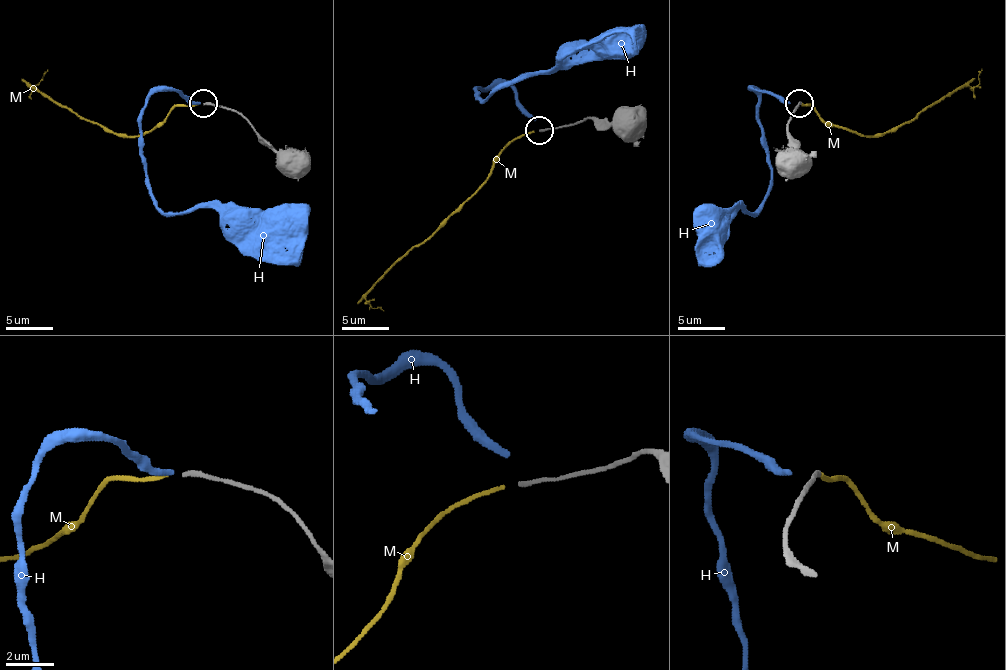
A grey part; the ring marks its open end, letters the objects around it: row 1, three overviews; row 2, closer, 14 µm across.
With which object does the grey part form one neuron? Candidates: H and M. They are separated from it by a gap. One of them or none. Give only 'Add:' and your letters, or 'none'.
Add: none

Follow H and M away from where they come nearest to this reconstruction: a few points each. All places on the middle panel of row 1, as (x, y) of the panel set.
H: (536, 120), (508, 85), (476, 89), (483, 101), (502, 85), (581, 64), (606, 38), (623, 38)
M: (534, 131), (513, 141), (499, 155), (492, 173), (427, 239), (413, 246), (366, 295), (371, 306), (383, 311)

